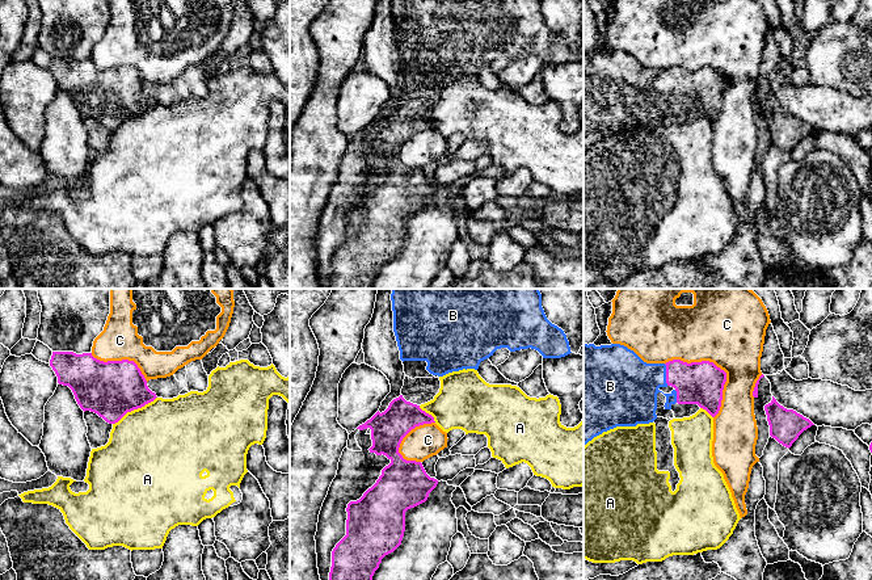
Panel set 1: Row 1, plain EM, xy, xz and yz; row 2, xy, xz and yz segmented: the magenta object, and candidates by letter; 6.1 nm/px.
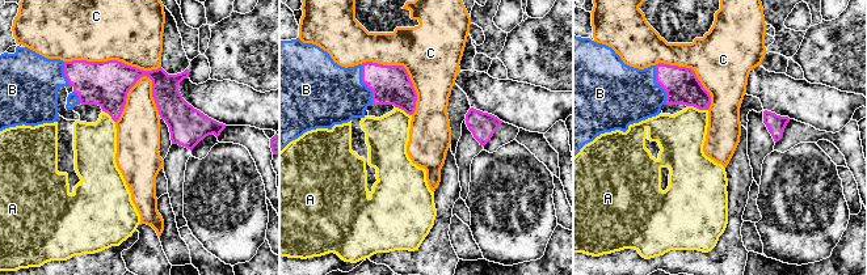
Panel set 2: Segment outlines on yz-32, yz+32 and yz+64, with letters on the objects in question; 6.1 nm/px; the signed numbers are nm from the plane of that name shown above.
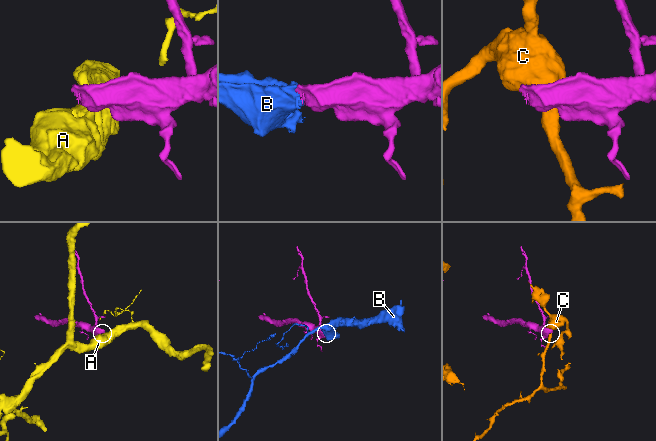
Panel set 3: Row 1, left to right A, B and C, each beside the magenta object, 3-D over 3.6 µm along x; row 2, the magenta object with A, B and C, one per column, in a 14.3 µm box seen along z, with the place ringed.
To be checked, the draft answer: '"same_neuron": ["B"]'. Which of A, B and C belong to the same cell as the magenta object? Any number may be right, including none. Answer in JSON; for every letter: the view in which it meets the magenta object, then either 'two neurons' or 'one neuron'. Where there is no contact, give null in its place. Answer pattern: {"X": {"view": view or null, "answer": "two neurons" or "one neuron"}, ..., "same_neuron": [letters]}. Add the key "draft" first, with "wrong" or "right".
{"draft": "right", "A": {"view": "xy", "answer": "two neurons"}, "B": {"view": "yz", "answer": "one neuron"}, "C": {"view": "yz", "answer": "two neurons"}, "same_neuron": ["B"]}

